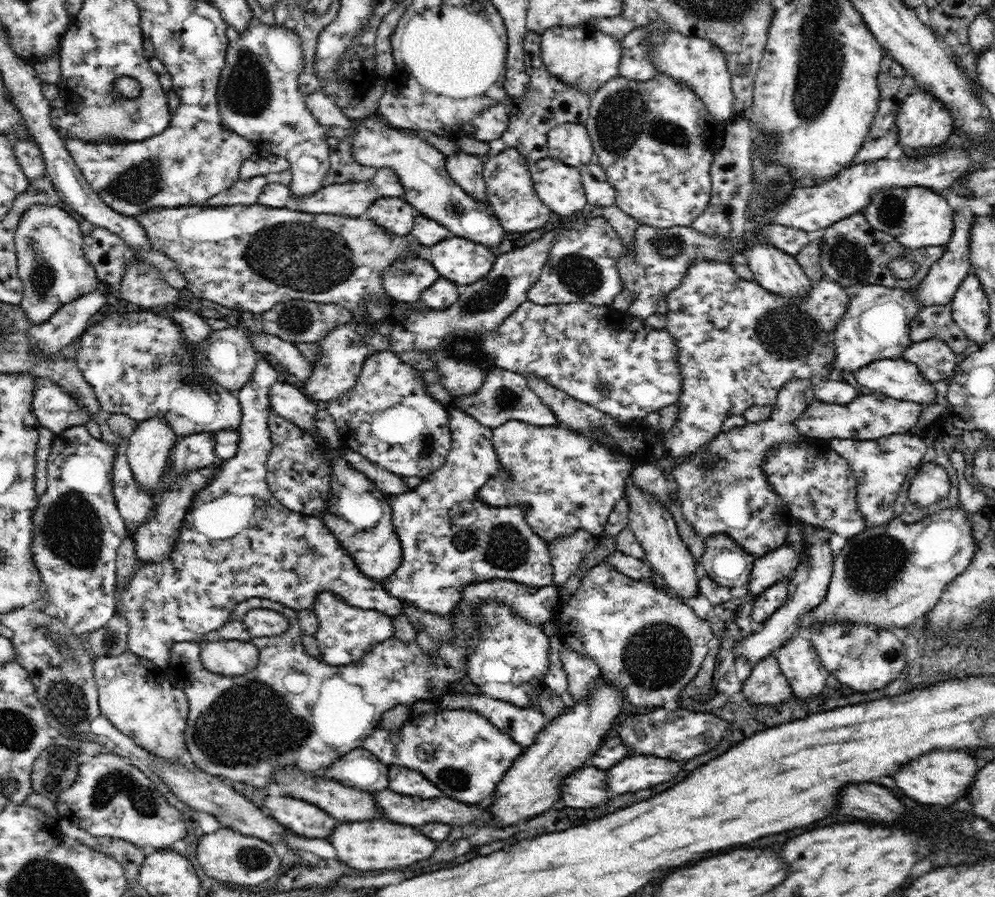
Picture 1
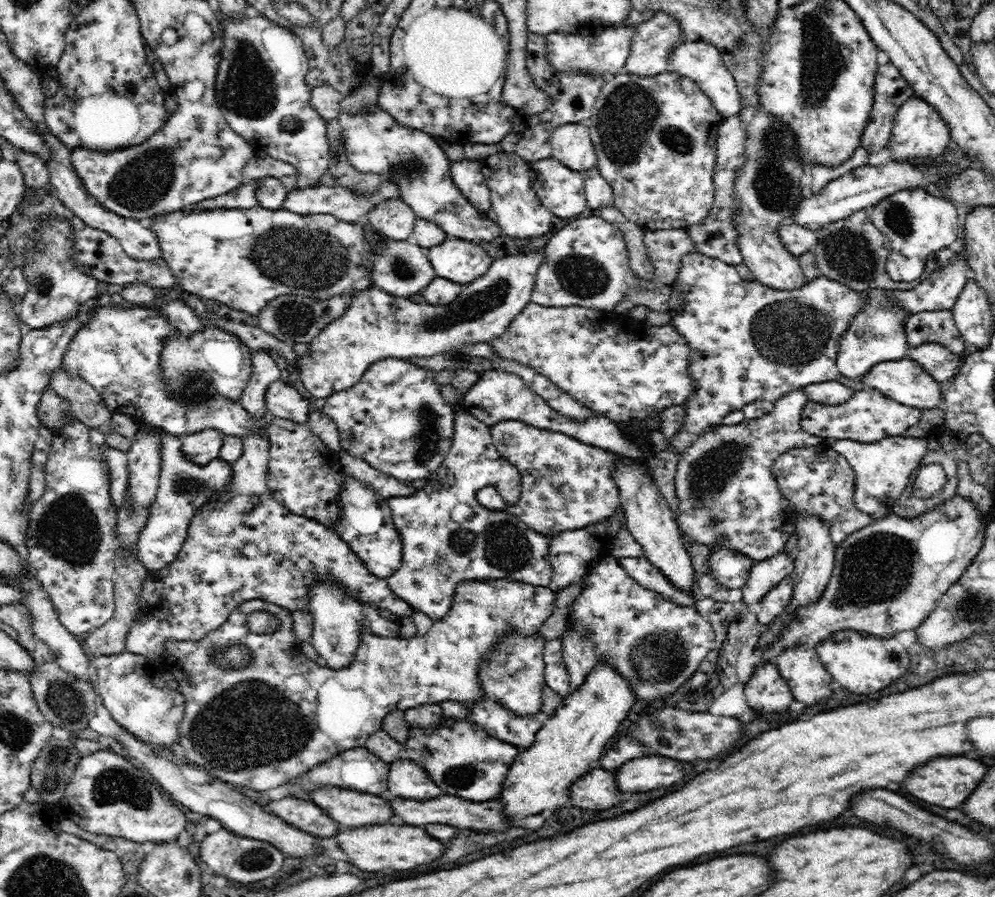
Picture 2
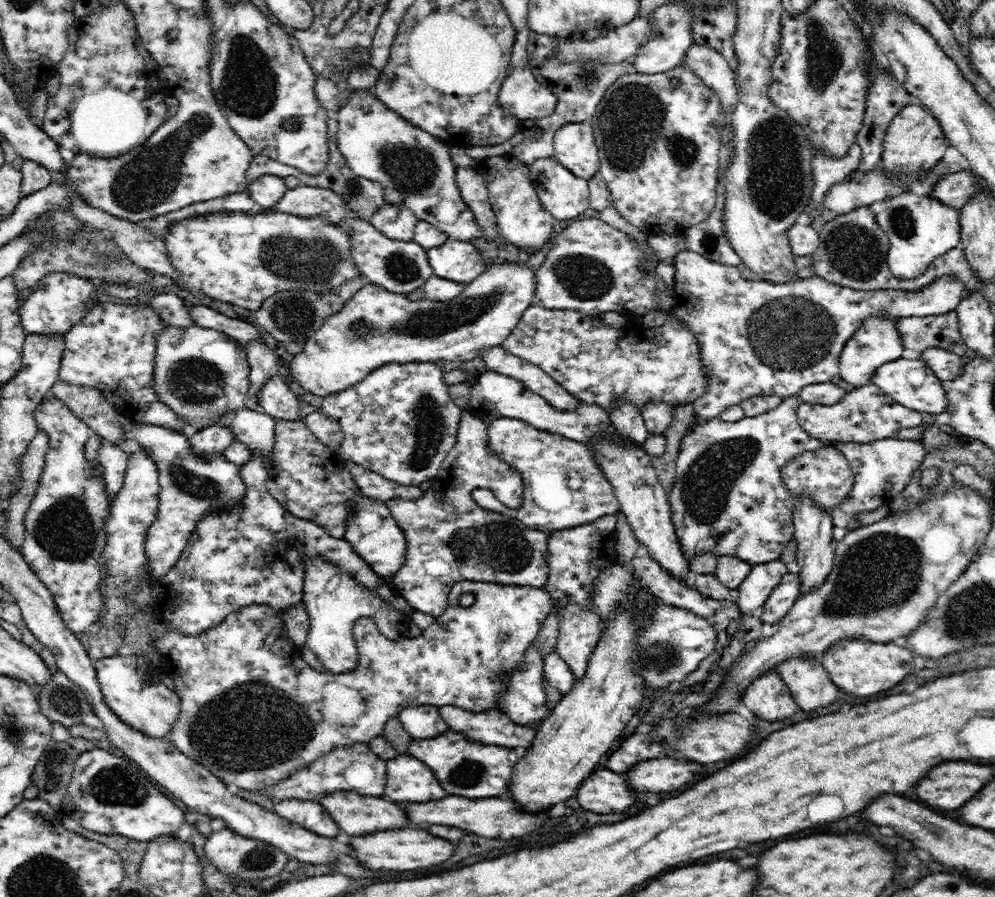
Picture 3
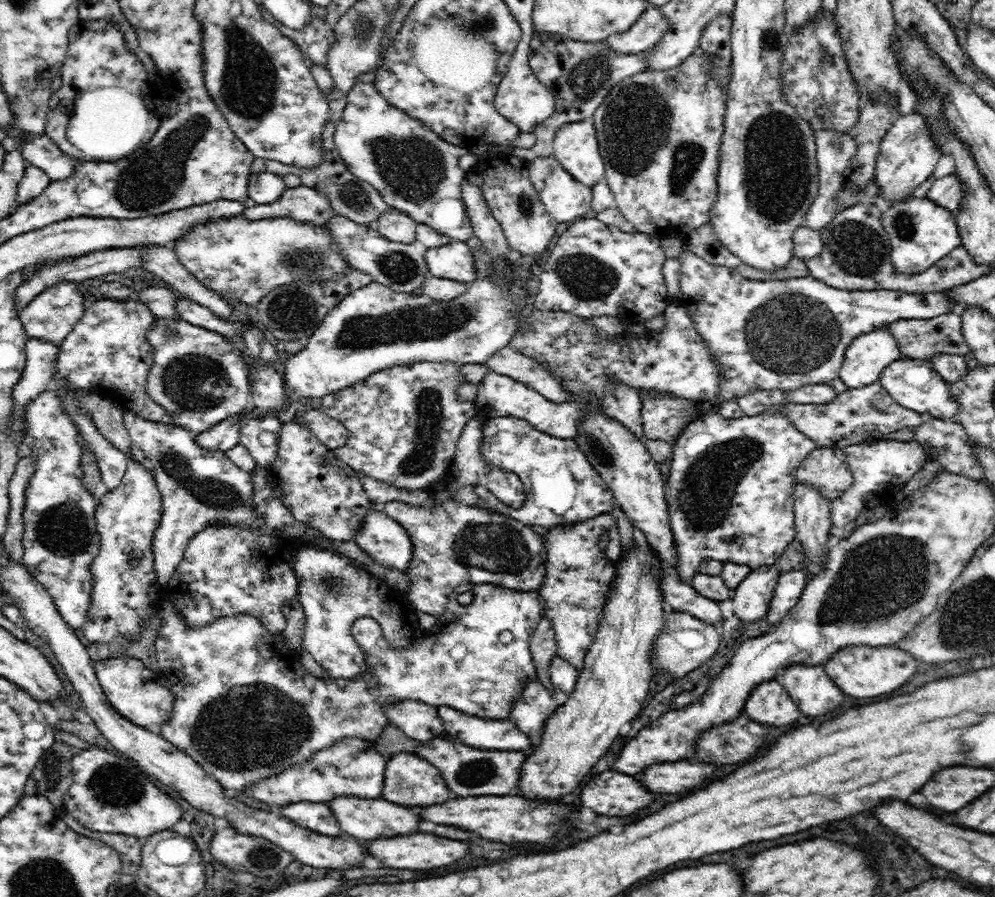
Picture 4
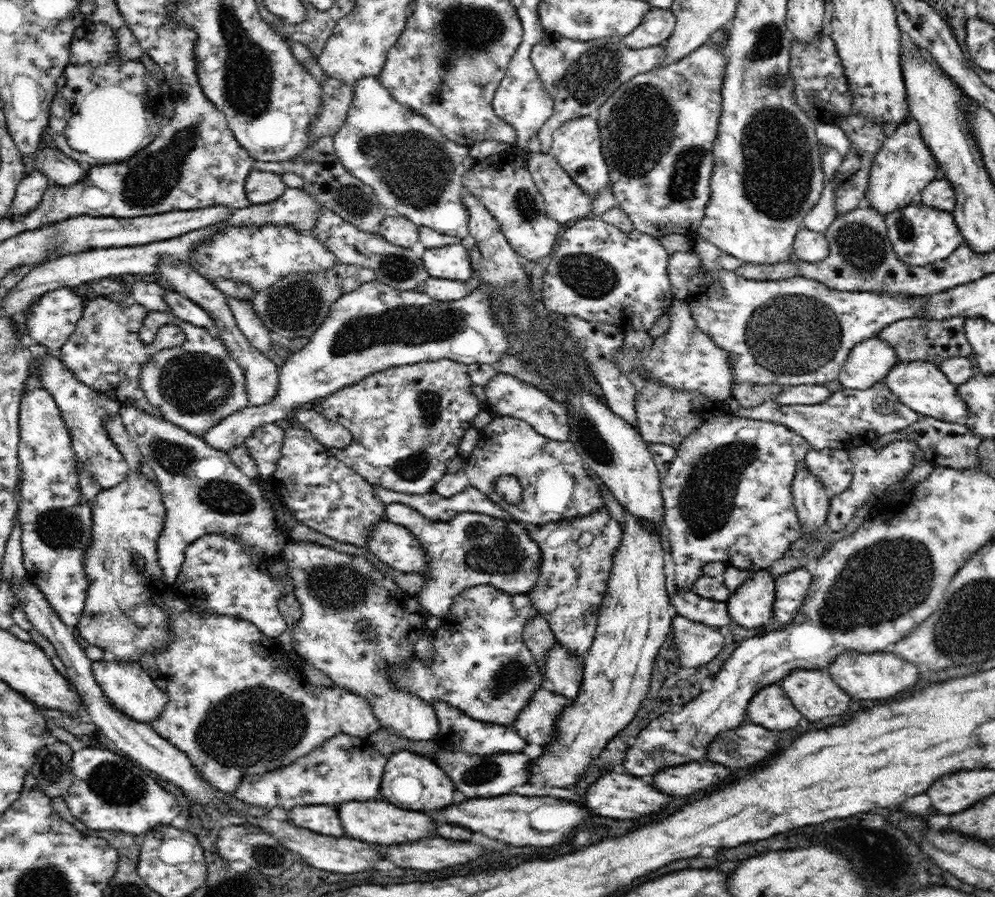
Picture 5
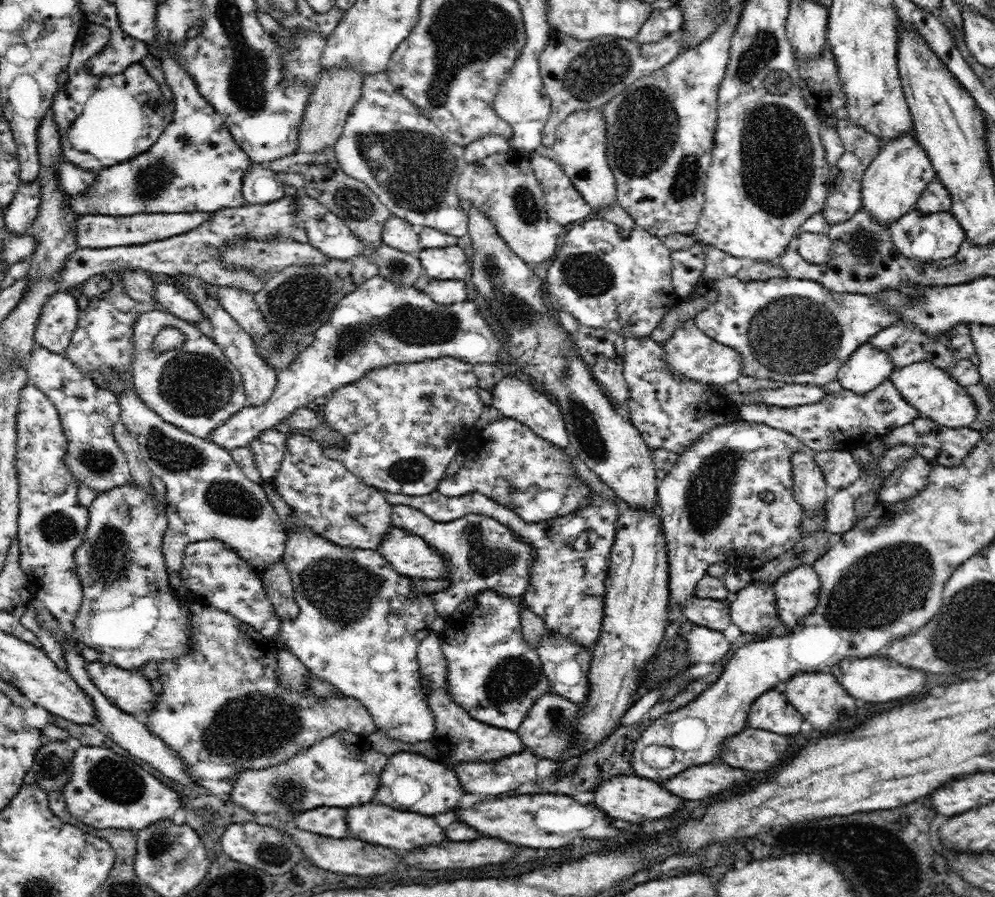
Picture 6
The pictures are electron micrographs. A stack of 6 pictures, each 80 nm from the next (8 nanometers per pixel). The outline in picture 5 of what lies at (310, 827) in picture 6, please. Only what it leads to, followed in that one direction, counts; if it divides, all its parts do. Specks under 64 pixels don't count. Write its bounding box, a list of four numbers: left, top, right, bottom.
[289,804,342,836]

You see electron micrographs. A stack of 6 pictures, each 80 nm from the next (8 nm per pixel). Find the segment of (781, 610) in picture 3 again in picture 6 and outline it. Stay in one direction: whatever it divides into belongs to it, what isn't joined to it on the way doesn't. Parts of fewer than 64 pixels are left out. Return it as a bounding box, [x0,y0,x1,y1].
[773,565,820,628]

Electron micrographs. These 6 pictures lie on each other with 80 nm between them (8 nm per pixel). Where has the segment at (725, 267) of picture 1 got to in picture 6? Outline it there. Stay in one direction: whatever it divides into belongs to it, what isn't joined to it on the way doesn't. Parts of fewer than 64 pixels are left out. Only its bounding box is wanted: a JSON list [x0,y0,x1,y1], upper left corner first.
[692,276,895,386]

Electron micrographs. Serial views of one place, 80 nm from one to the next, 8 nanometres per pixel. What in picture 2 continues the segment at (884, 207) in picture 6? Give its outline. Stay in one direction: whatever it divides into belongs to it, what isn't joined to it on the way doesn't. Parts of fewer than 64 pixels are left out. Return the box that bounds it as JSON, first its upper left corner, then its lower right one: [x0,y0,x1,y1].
[890,96,951,162]

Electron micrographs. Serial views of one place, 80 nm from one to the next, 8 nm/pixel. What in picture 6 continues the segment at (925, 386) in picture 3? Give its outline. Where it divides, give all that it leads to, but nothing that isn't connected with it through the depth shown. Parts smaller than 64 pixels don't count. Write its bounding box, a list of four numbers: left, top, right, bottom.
[889,362,978,428]

